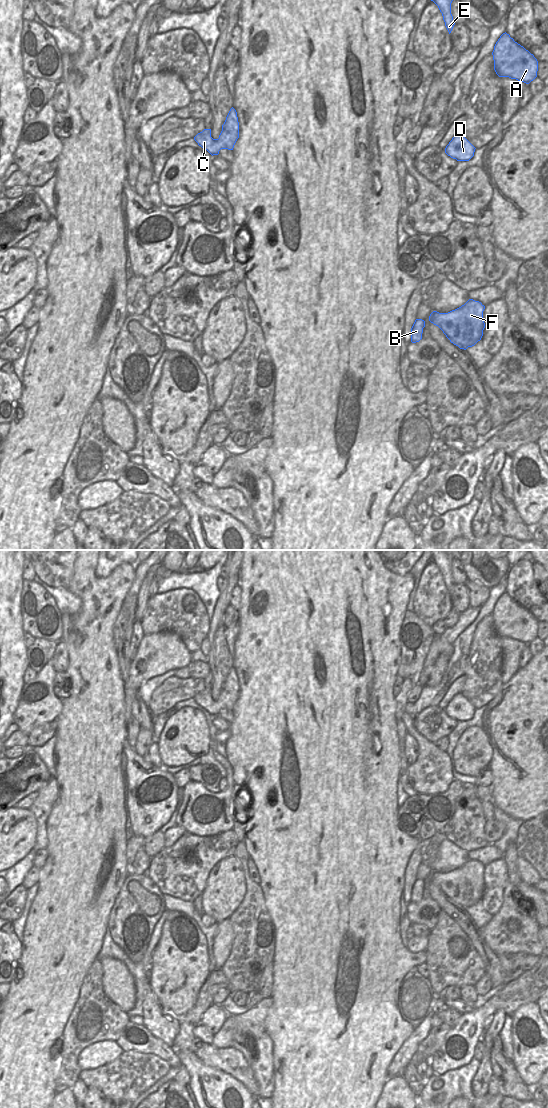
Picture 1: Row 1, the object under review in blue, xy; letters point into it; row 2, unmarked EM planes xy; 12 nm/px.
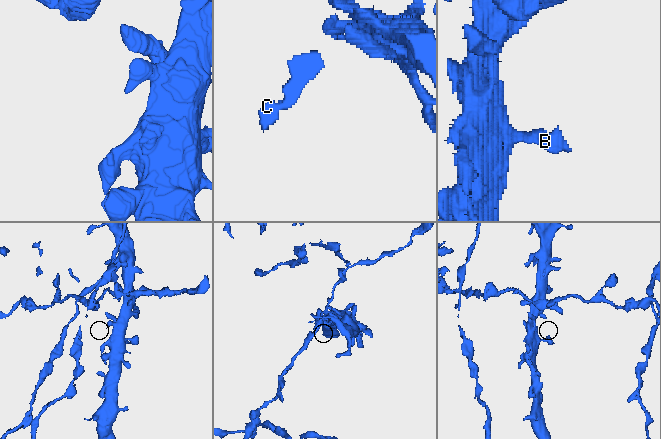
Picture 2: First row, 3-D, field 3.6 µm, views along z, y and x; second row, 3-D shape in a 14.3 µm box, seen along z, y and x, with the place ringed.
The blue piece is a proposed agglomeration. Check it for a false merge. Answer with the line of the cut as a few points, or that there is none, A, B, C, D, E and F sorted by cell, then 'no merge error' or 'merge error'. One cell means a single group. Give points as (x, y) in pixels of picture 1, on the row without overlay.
no cut; A B C D E F; no merge error

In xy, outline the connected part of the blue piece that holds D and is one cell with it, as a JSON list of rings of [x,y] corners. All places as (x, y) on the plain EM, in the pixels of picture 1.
[[[456,694],[445,708],[445,713],[457,721],[469,721],[475,707],[461,694]]]

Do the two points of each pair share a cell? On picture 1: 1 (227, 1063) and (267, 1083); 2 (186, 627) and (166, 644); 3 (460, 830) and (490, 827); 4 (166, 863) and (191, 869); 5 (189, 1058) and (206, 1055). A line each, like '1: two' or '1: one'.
1: two
2: two
3: two
4: one
5: two

